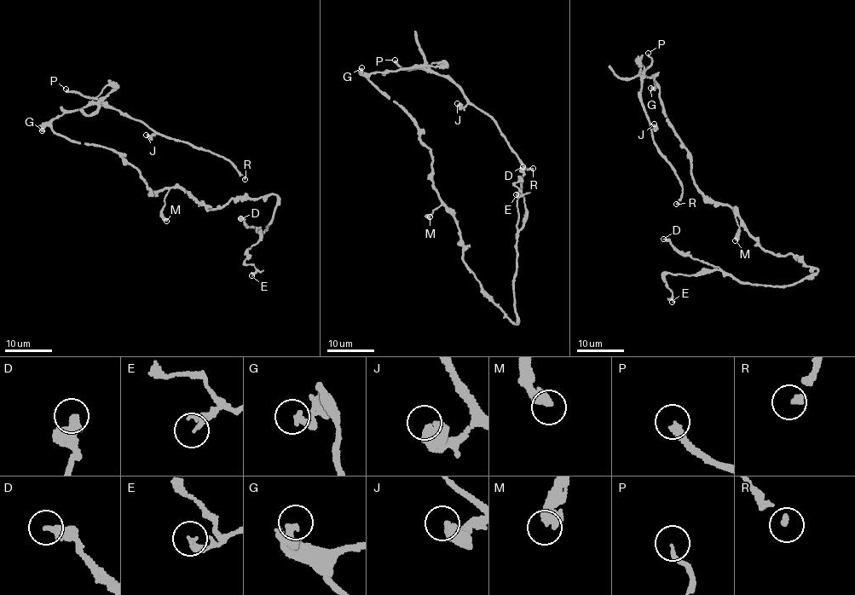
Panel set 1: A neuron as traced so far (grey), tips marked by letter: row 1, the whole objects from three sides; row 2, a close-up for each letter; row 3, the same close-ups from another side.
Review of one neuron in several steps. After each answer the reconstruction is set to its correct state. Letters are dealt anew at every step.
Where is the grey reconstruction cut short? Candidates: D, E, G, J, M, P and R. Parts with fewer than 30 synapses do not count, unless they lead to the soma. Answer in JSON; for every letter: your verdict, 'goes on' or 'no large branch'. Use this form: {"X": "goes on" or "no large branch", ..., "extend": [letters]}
{"D": "no large branch", "E": "no large branch", "G": "no large branch", "J": "no large branch", "M": "no large branch", "P": "goes on", "R": "goes on", "extend": ["P", "R"]}

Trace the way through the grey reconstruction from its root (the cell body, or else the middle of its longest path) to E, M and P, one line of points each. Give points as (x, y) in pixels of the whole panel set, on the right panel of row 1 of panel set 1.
E: (702, 194), (735, 209), (765, 251), (817, 272), (774, 286), (719, 269), (667, 274), (672, 302)
M: (702, 194), (713, 201), (727, 204), (732, 209), (738, 228), (735, 240)
P: (702, 194), (691, 174), (689, 153), (667, 118), (659, 87), (652, 77), (643, 75), (652, 60), (648, 53)

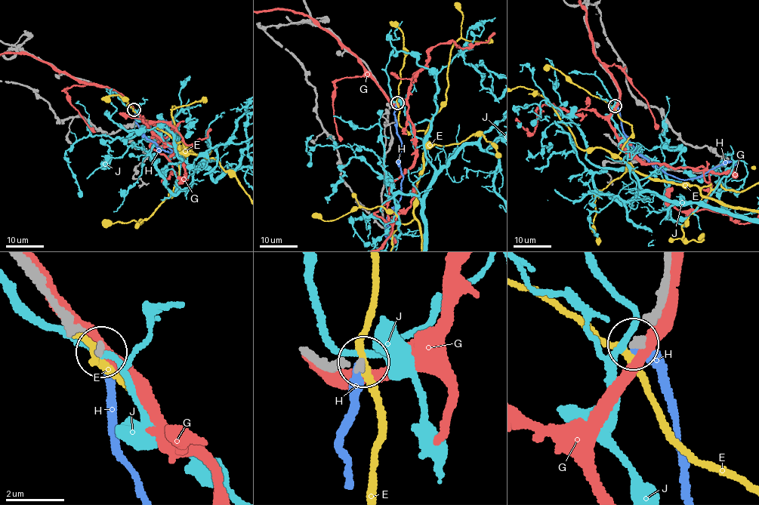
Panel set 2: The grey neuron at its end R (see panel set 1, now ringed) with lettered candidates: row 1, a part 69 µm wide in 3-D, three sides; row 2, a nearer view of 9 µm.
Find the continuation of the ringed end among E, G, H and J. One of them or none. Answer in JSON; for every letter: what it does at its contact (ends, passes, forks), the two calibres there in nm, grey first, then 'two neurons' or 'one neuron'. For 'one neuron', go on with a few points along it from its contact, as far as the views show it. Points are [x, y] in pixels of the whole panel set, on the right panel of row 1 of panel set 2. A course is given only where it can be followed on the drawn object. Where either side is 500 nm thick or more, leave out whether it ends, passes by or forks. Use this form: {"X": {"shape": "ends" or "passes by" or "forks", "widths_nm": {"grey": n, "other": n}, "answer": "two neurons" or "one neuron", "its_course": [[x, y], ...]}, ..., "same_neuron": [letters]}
{"E": {"shape": "passes by", "widths_nm": {"grey": 190, "other": 260}, "answer": "two neurons"}, "G": {"shape": "passes by", "widths_nm": {"grey": 190, "other": 360}, "answer": "two neurons"}, "H": {"shape": "ends", "widths_nm": {"grey": 190, "other": 320}, "answer": "two neurons"}, "J": {"shape": "passes by", "widths_nm": {"grey": 190, "other": 200}, "answer": "two neurons"}, "same_neuron": []}

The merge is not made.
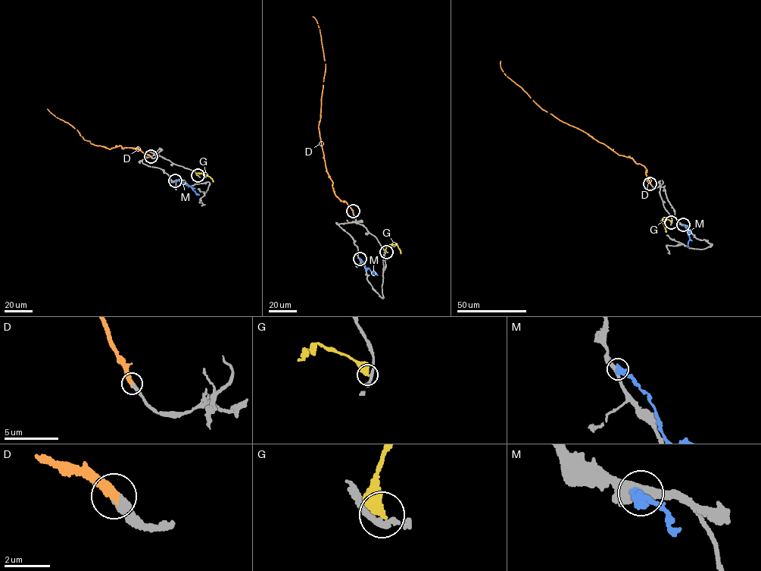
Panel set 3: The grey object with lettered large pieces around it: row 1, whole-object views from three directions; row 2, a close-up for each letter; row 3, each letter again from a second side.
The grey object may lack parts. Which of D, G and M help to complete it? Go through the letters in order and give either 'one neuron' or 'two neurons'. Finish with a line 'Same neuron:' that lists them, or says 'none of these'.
D: one neuron
G: two neurons
M: two neurons
Same neuron: D

